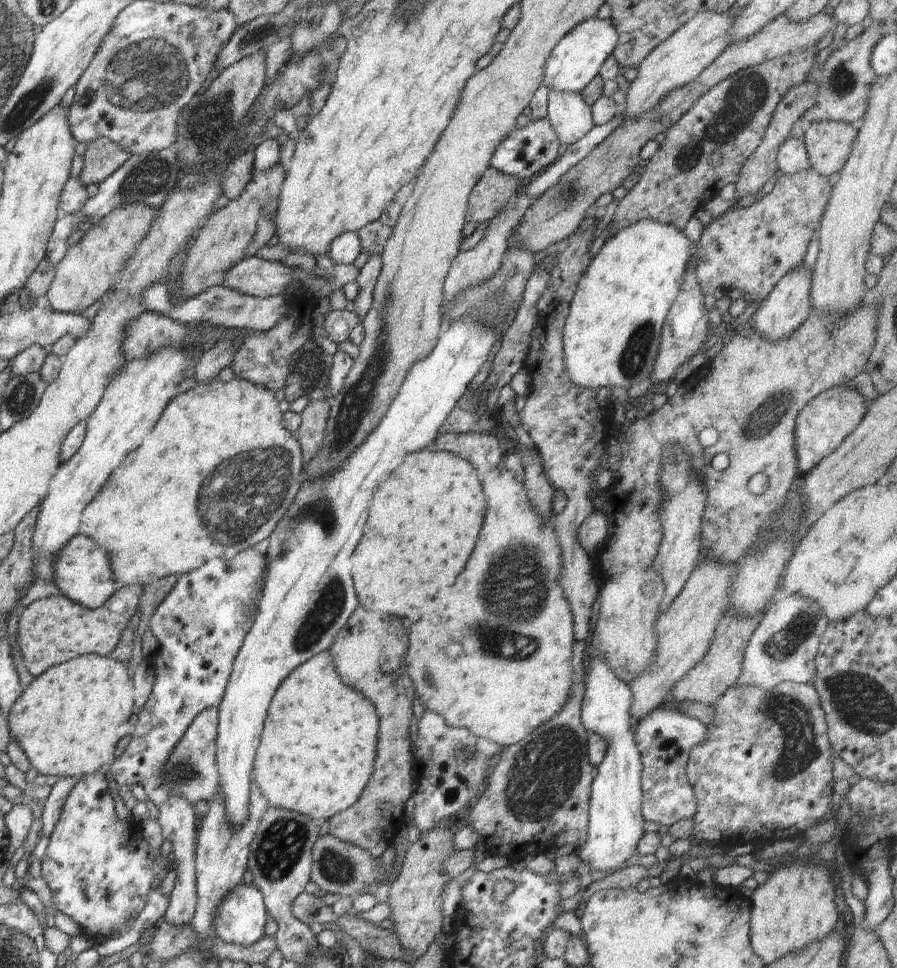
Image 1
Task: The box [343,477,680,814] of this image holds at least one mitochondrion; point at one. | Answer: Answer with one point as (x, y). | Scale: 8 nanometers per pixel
(513, 590)

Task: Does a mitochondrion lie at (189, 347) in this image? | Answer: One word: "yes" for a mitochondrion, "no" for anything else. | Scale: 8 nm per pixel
no

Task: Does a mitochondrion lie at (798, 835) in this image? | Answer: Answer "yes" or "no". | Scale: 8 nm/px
no

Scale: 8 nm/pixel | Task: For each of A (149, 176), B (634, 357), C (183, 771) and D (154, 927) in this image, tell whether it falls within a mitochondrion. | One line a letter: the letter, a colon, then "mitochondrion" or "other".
A: mitochondrion
B: mitochondrion
C: mitochondrion
D: other

